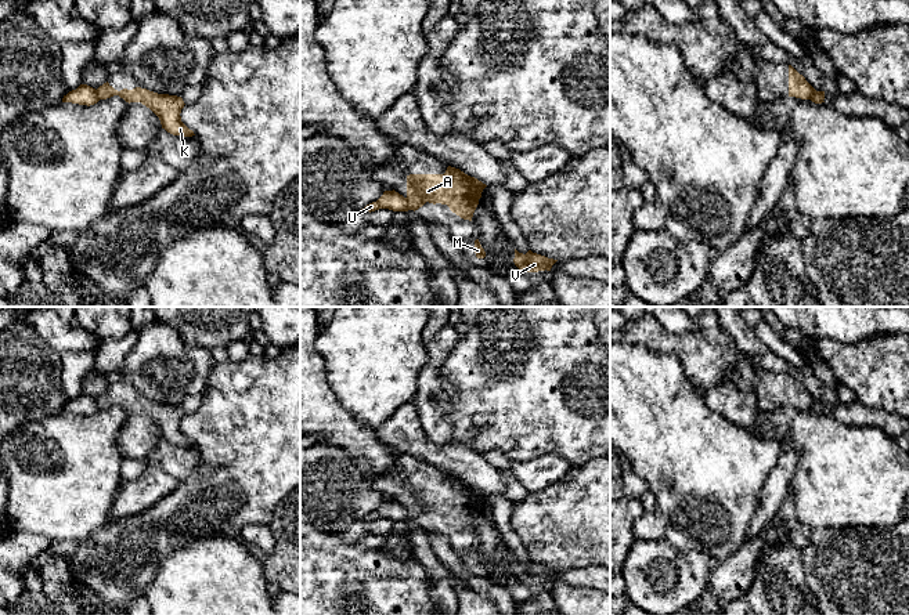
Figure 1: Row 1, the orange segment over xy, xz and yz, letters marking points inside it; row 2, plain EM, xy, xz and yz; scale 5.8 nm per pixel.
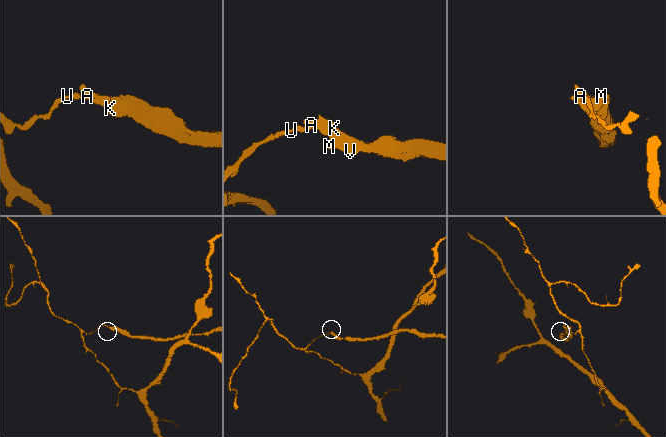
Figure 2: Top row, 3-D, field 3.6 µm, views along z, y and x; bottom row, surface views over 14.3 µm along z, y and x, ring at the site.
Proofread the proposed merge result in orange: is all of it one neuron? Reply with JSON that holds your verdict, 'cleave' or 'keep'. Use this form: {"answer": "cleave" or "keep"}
{"answer": "cleave"}

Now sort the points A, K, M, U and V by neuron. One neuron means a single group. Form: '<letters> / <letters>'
A K M V / U

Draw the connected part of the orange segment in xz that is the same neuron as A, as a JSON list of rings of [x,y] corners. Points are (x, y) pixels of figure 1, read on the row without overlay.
[[[448,475],[444,484],[407,485],[407,510],[410,520],[418,520],[426,511],[447,514],[452,522],[472,531],[473,522],[487,495],[459,478]]]

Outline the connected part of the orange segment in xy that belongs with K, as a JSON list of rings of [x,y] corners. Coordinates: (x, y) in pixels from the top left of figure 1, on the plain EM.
[[[108,391],[97,398],[97,404],[100,409],[119,405],[129,413],[141,412],[159,427],[162,438],[167,442],[183,446],[195,445],[194,441],[181,431],[180,423],[185,415],[181,406],[158,404],[141,397],[133,399],[123,398],[118,401]]]

